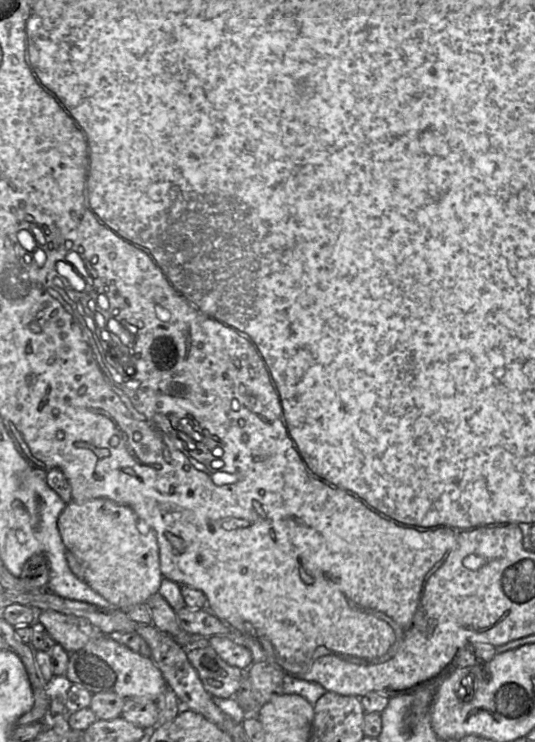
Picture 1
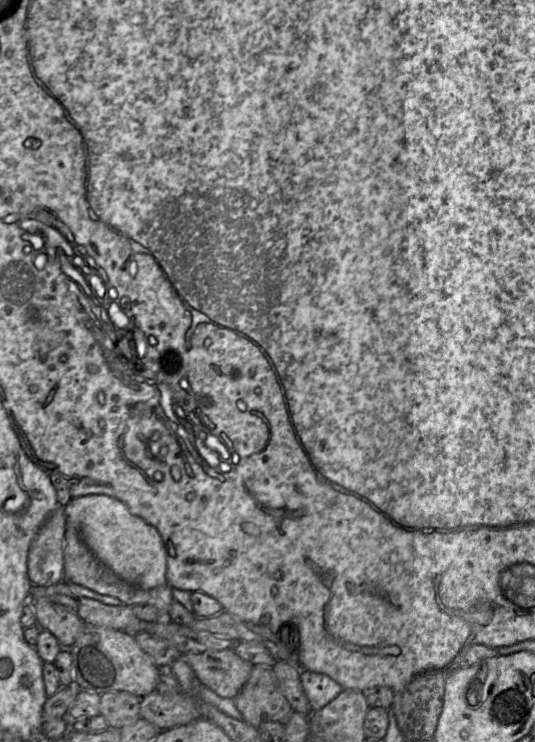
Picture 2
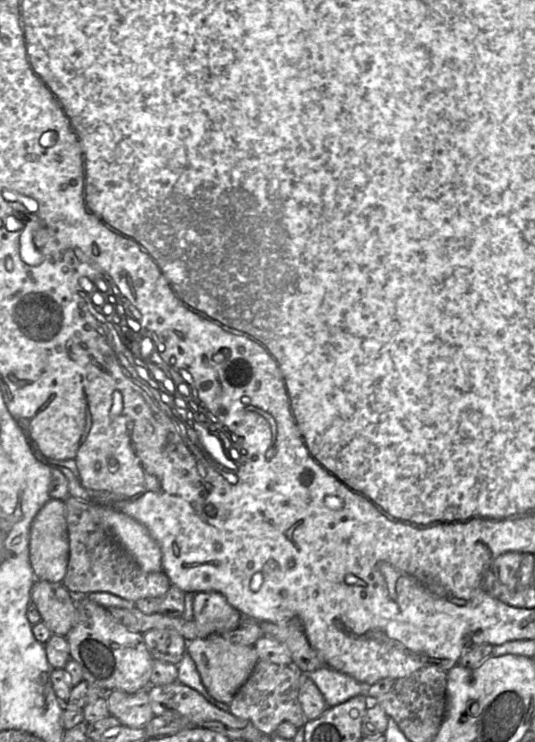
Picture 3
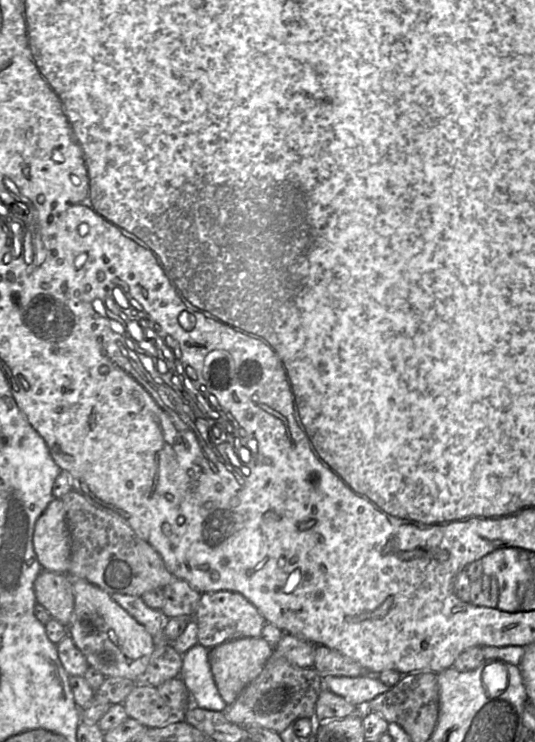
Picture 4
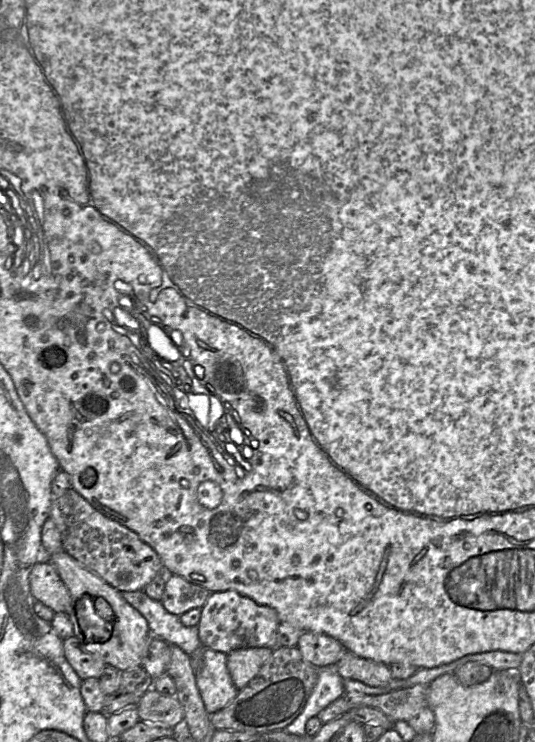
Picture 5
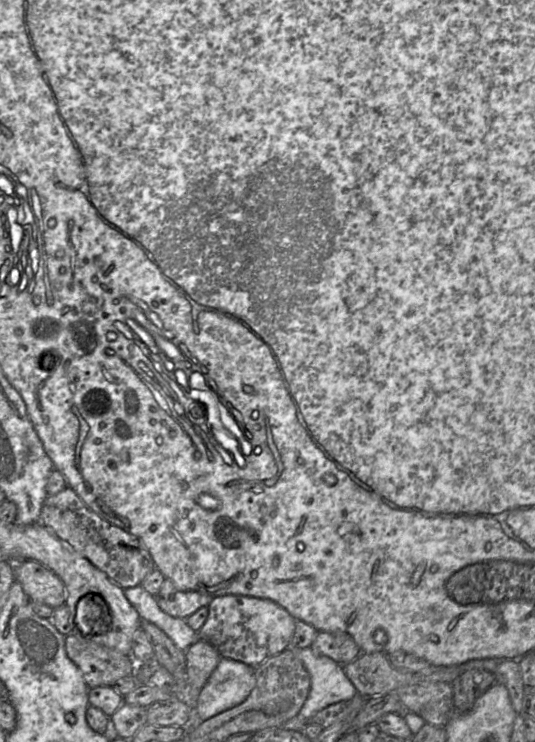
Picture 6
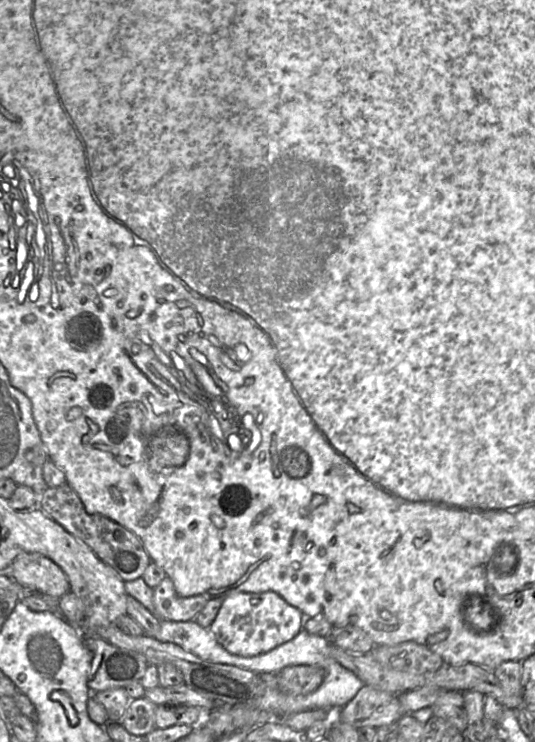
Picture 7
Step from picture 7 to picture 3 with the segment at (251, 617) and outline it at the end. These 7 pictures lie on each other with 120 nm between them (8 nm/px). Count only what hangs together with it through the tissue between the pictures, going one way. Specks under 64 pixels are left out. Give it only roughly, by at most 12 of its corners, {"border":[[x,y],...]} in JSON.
{"border":[[219,592],[193,595],[201,638],[240,626],[241,612]]}

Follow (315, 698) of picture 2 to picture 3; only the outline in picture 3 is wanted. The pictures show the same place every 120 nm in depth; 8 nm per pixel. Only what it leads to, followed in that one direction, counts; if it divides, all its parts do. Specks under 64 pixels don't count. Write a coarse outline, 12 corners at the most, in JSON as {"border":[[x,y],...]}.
{"border":[[327,666],[308,674],[330,707],[366,686]]}

